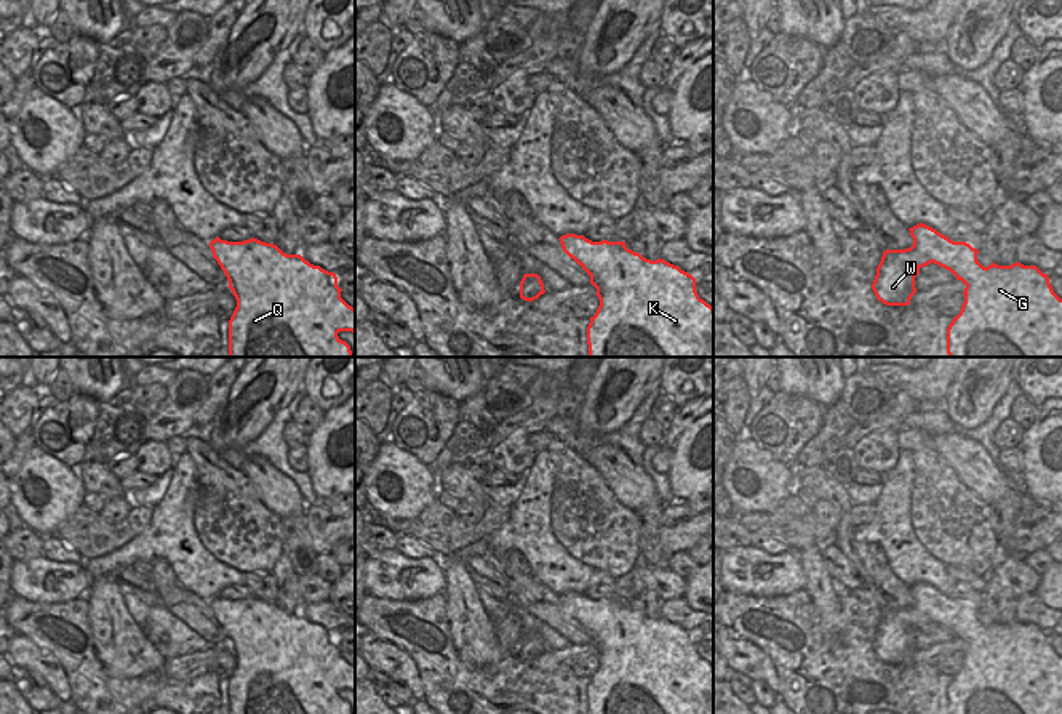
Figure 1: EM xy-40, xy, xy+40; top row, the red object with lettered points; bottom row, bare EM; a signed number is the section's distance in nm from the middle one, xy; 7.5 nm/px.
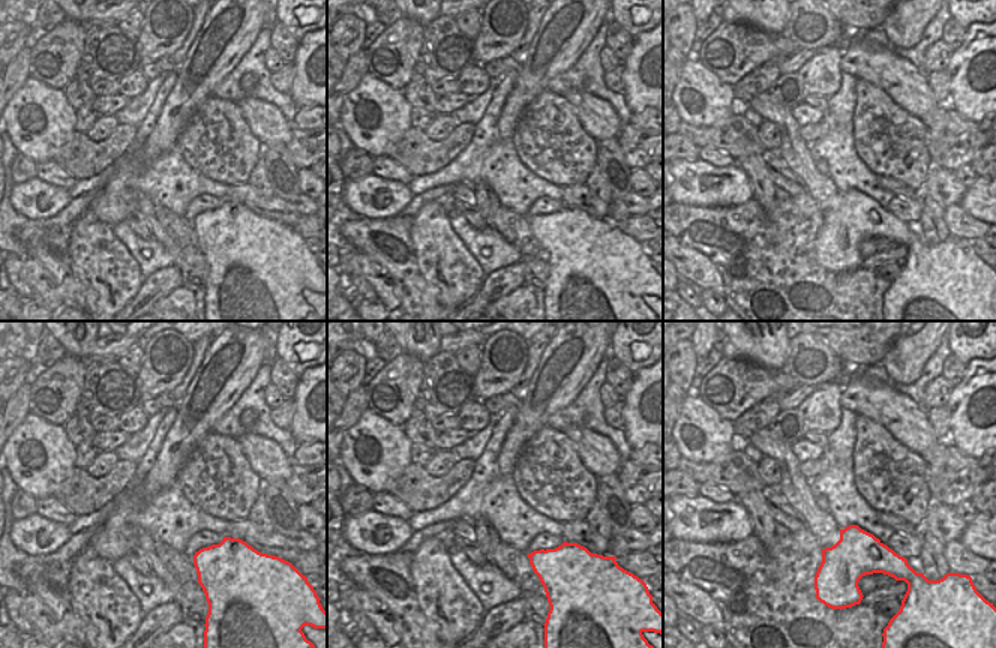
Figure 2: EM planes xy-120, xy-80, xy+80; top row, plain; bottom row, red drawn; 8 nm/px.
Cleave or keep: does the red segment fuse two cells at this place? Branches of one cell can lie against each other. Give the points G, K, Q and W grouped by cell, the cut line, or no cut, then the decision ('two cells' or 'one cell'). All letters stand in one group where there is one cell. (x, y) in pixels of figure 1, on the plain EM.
G K Q W; no cut; one cell

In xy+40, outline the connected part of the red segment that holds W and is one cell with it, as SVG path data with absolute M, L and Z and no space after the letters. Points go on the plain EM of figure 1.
M923 581L908 589L913 597L910 607L883 610L872 642L878 660L908 664L916 652L915 636L921 626L934 621L966 644L961 669L947 687L948 714L1062 714L1062 658L1054 652L1048 632L1020 621L984 626L977 620L979 608L966 600L953 600Z

